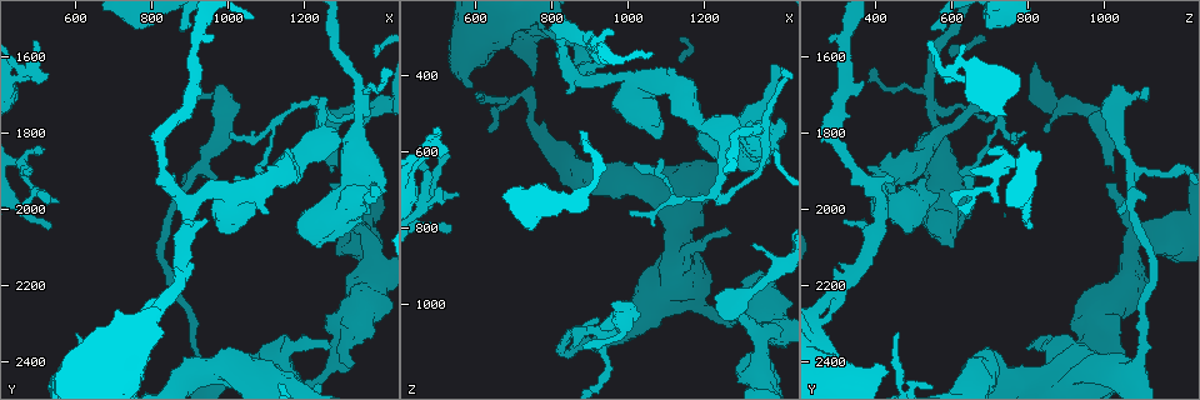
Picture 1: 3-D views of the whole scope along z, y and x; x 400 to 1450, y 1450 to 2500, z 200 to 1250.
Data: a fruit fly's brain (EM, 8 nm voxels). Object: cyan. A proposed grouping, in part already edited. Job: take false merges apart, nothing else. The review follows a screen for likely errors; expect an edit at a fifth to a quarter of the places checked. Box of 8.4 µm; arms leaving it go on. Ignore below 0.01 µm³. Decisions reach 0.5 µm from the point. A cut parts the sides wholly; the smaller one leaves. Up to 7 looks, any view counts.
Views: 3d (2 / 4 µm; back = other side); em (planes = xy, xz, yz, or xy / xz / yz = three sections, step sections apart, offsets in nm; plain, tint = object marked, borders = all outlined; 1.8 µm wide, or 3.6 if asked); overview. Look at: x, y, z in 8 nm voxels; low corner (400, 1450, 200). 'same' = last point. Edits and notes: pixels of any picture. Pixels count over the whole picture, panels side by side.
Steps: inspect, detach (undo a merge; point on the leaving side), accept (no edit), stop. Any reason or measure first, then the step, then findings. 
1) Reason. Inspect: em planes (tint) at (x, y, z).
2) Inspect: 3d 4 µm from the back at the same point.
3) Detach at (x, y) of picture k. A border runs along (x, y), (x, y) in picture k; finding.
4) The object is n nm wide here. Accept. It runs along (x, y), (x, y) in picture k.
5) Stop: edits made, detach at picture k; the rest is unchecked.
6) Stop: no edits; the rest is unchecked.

Three-way junction. Inspect: 3d 4 µm at (980, 1950, 395).

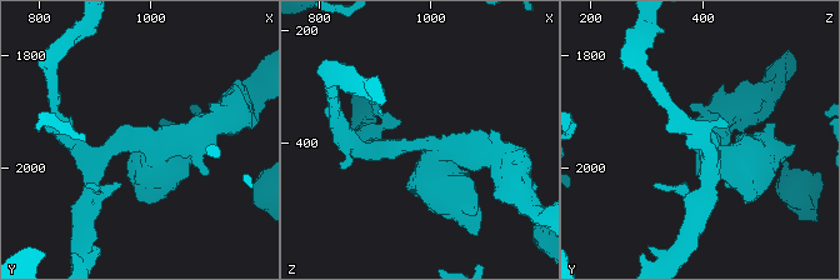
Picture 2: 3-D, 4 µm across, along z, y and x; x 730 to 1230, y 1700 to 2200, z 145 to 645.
3 arms meet here; the arms are 280, 420, 600 nm wide; now the EM. Inspect: em yz step 16 (tint) at (980, 1950, 400).

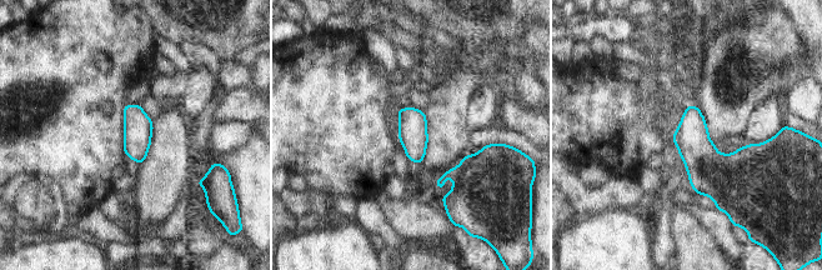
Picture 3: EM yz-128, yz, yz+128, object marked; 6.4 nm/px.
Accept. One neuron here.

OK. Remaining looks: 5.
Thin neck. Inspect: em xy step 16 (tint) at (1315, 1740, 970).

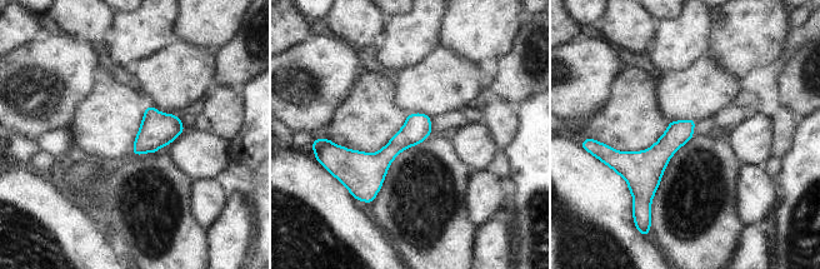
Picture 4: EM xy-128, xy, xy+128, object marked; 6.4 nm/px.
Inspect: em planes (tint) at the same point.

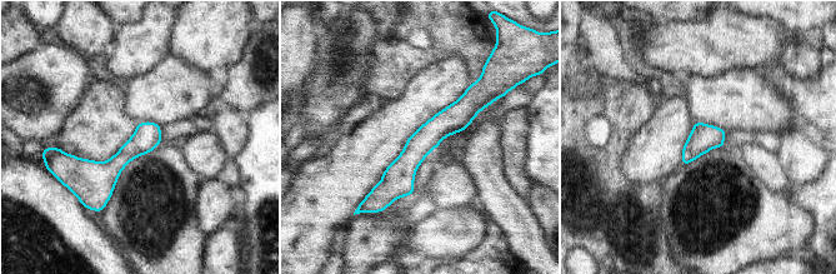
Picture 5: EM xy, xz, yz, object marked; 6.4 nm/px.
Accept. It runs along (484, 101), (445, 123), (371, 197) in picture 5; all the same neuron.

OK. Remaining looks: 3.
Side arm on a straight run. Inspect: 3d 4 µm at (915, 1885, 1065).

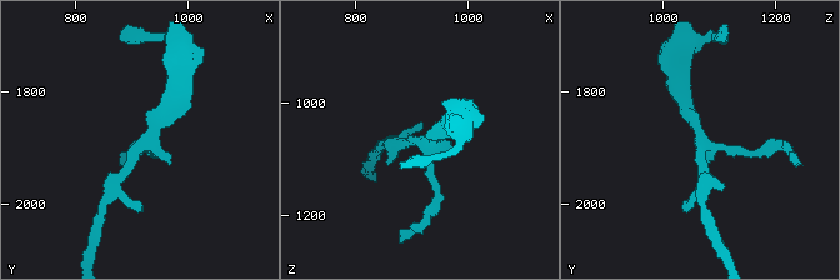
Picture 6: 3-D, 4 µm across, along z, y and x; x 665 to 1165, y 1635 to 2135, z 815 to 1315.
Inspect: em 3.6 µm xz step 8 (tint) at (925, 1890, 1065).

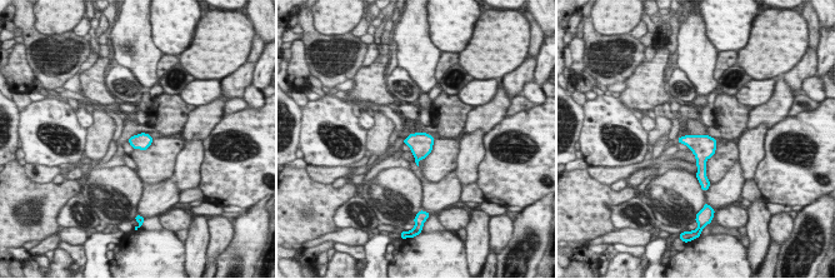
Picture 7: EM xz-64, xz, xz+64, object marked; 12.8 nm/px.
Cut it another way. Inspect: em 3.6 µm planes (tint) at the same point.

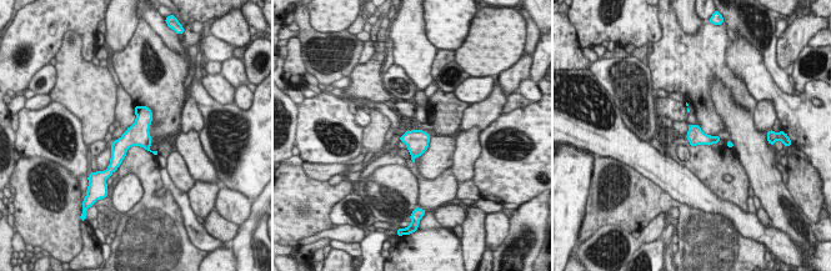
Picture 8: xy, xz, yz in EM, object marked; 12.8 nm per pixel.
Accept. It runs along (144, 109), (114, 166) in picture 8; one neuron here.

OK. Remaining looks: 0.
Stop: no edits; the rest is unchecked.

